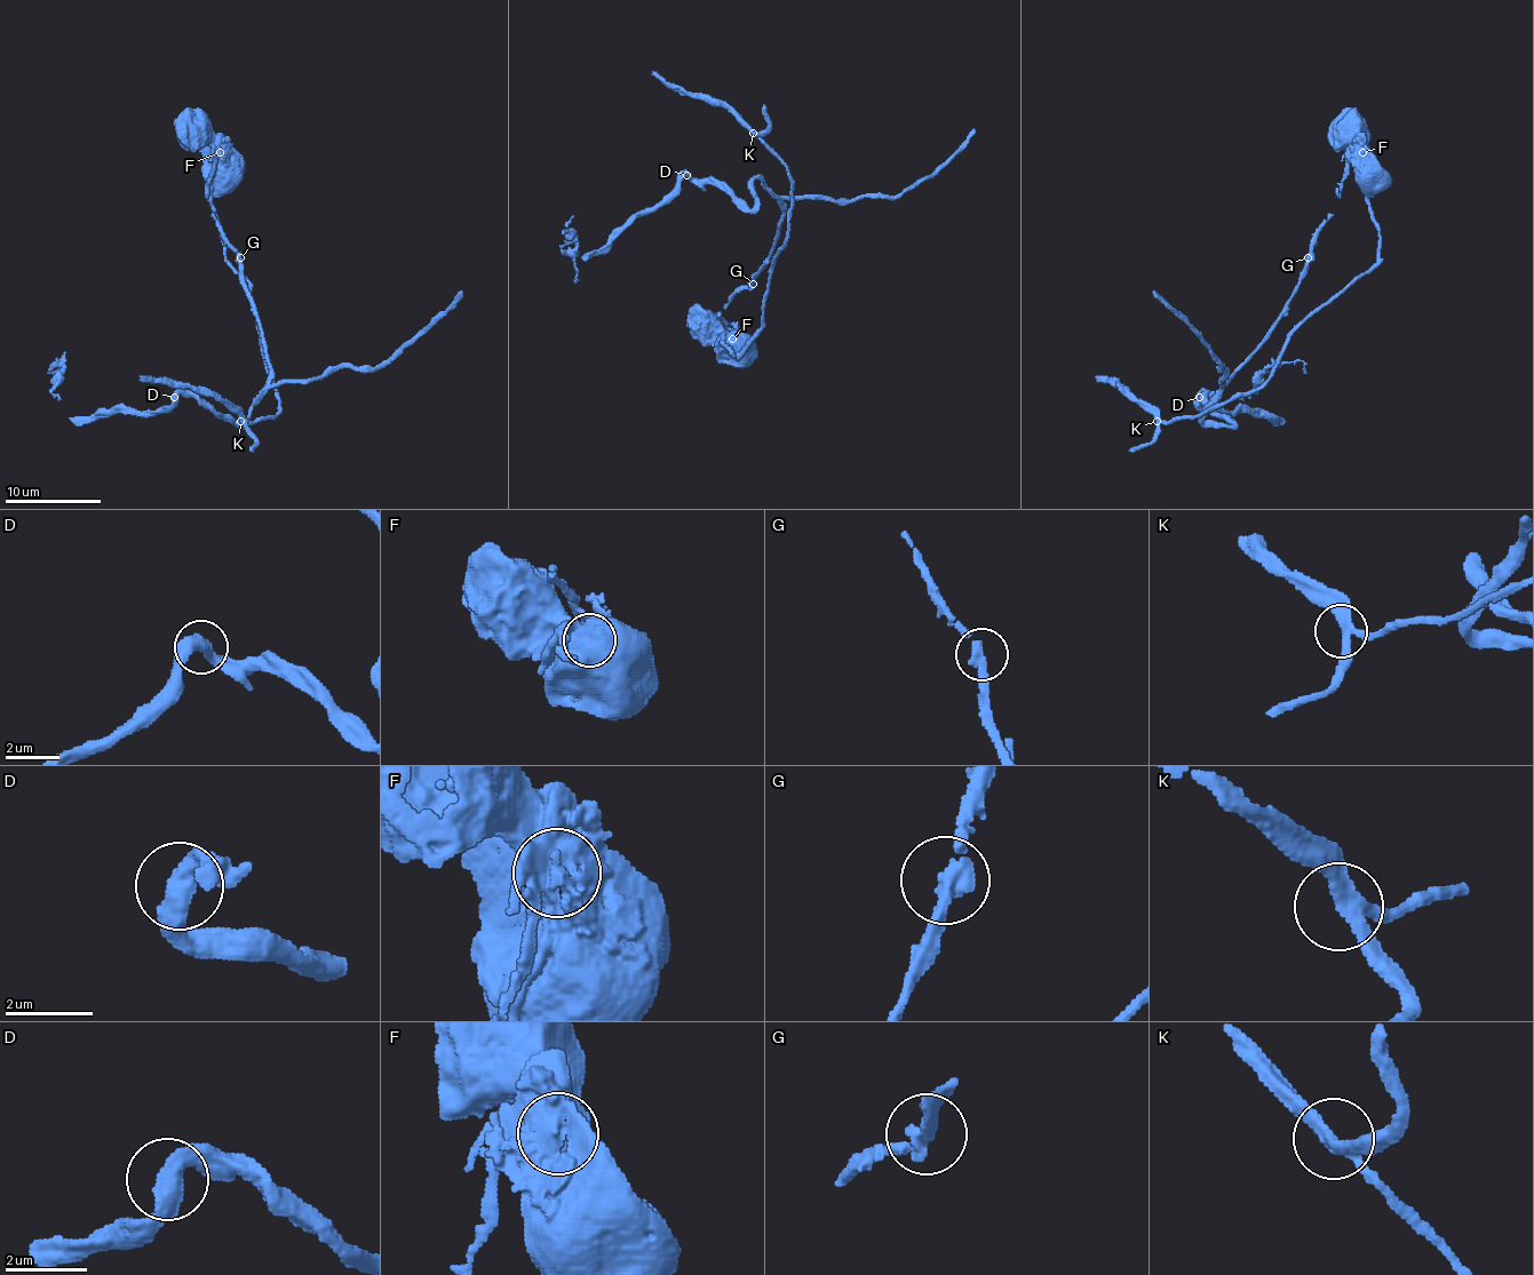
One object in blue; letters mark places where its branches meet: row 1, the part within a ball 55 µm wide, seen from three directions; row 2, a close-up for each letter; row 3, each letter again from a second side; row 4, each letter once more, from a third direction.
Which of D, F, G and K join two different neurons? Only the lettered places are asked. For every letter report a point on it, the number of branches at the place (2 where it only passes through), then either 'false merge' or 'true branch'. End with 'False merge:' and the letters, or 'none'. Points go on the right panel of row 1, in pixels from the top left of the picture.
D: (1199, 397) | 2 | true branch
F: (1362, 152) | 1 | false merge
G: (1308, 257) | 2 | true branch
K: (1157, 421) | 3 | true branch
False merge: F

